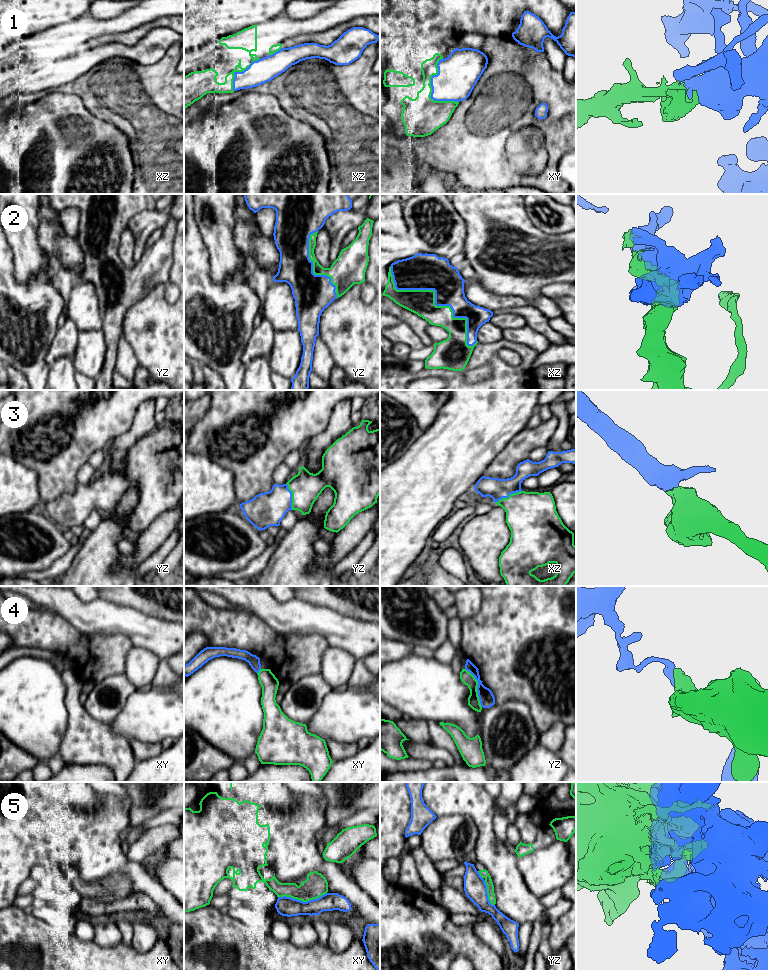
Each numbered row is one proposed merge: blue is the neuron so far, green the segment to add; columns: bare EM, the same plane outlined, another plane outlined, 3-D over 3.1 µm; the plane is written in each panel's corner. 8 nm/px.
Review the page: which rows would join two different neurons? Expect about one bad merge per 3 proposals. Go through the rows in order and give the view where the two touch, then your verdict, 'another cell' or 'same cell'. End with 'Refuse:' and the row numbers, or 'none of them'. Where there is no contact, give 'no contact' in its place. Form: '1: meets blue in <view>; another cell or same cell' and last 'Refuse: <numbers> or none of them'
1: meets blue in xy; same cell
2: meets blue in xz; same cell
3: meets blue in xz; same cell
4: meets blue in yz; another cell
5: meets blue in xy; another cell
Refuse: 4, 5

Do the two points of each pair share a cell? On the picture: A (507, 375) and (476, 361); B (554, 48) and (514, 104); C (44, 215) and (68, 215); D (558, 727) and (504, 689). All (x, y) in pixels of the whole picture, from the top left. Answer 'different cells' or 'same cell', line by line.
A: same cell
B: different cells
C: different cells
D: different cells

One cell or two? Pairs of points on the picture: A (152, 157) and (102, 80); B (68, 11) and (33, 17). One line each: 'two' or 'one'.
A: one
B: one

